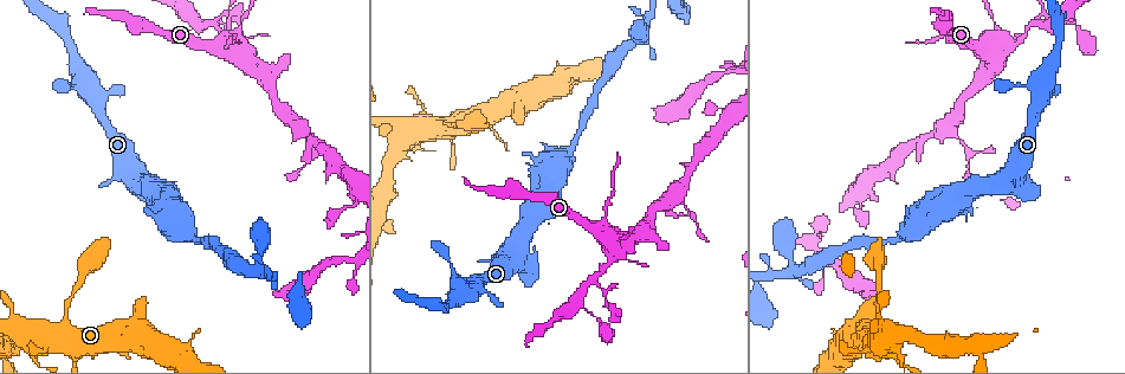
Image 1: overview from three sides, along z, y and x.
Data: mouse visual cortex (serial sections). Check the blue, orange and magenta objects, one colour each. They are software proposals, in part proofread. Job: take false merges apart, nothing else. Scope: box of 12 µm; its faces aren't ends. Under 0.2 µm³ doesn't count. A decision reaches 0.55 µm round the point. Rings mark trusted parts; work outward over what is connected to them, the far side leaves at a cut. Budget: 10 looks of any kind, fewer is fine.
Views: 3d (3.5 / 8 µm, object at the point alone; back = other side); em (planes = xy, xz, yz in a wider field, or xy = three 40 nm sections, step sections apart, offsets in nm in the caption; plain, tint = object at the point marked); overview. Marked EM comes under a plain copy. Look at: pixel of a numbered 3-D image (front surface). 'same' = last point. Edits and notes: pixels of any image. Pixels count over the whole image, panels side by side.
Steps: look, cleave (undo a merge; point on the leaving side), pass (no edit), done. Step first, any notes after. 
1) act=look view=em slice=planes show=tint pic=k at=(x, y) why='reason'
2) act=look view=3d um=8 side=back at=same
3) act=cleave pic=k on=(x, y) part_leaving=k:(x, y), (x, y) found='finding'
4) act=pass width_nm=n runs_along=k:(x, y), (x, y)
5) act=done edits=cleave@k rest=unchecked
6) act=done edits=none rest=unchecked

act=look view=3d um=3.5 pic=1 at=(309, 137) why='a narrow waist'

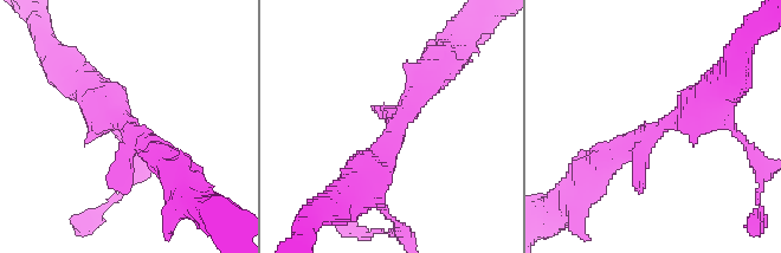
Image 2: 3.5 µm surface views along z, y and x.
act=look view=em slice=xy step=1 show=tint pic=2 at=(395, 135) why='shape alone is not enough'

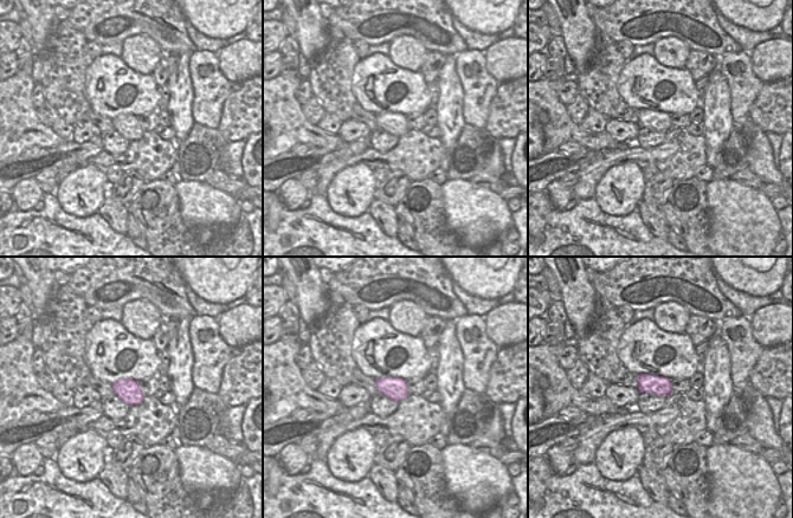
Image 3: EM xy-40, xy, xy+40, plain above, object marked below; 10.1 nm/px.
act=look view=em slice=xy step=5 show=tint at=same

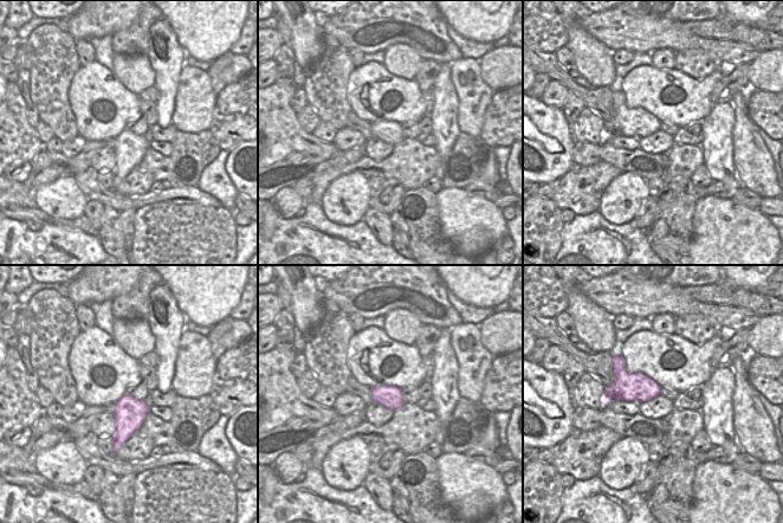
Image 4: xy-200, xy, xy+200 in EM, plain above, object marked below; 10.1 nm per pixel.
act=pass runs_along=2:(357, 188), (430, 76) found='all the same cell'

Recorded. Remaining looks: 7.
act=look view=em slice=xy step=3 show=tint pic=1 at=(211, 23) why='three arms meet'

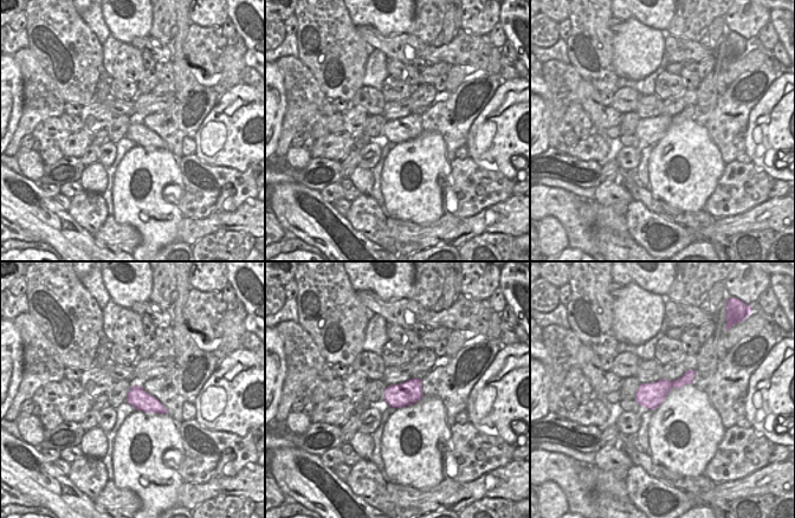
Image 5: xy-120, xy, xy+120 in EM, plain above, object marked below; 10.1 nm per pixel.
act=look view=3d um=3.5 at=same why='see where the arms go'

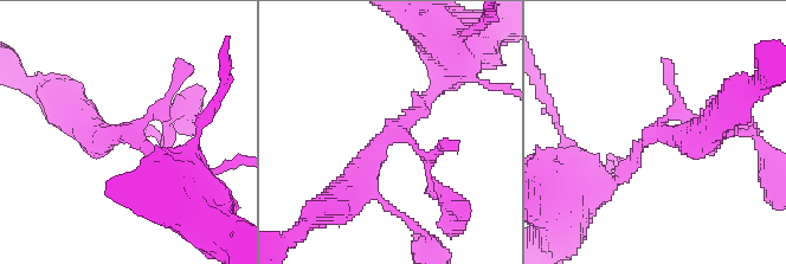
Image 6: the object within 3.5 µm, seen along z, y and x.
act=pass runs_along=6:(439, 90), (381, 141), (352, 190) found='continuous, no second cell'

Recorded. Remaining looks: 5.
act=look view=3d um=3.5 pic=1 at=(548, 190)

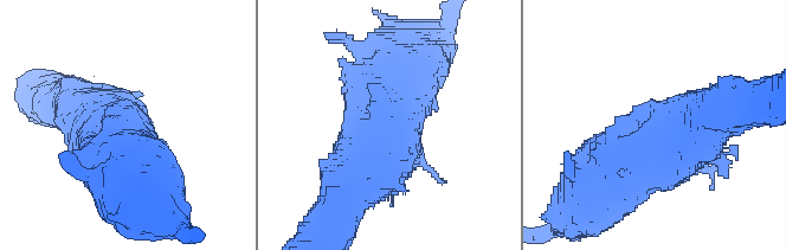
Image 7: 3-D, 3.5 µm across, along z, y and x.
act=pass runs_along=7:(719, 109), (600, 181) found='all the same cell'

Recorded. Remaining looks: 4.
act=look view=3d um=3.5 pic=1 at=(876, 308) why='narrows sharply'

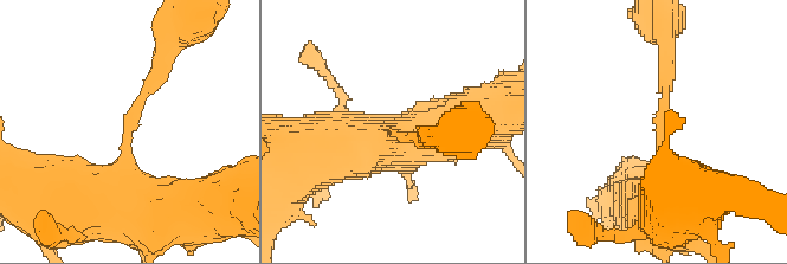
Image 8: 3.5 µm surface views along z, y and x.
act=look view=em slice=xy step=3 show=tint pic=8 at=(127, 132)

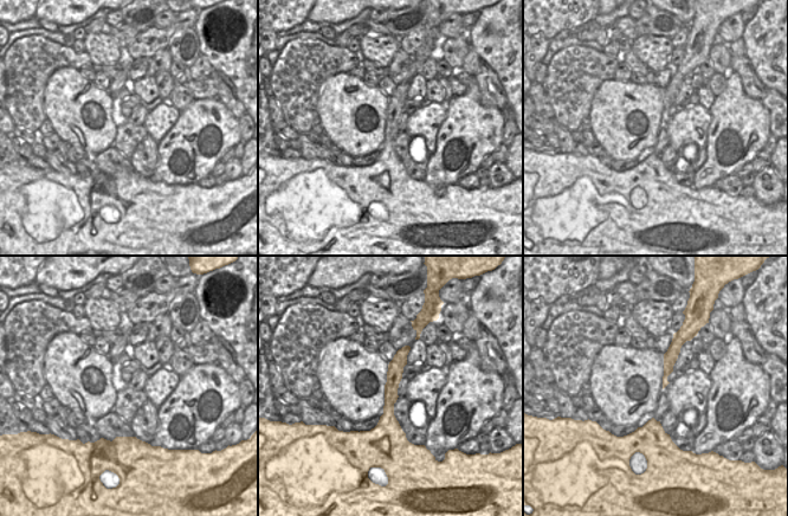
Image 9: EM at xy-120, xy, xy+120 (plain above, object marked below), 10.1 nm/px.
act=pass arm_widths_nm=150,500 runs_along=8:(146, 218), (124, 137), (161, 65) found='all the same cell'

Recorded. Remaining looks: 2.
act=done edits=none rest=unchecked

